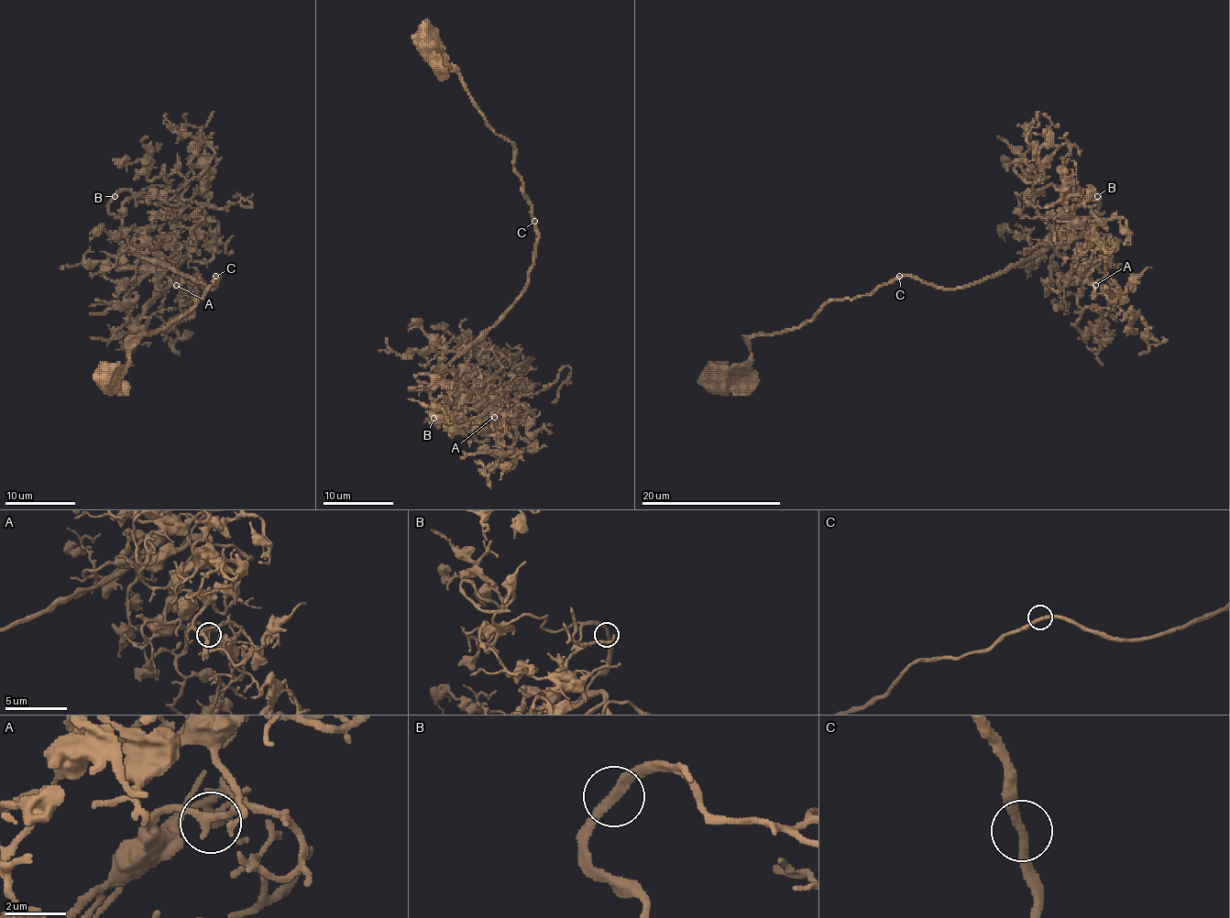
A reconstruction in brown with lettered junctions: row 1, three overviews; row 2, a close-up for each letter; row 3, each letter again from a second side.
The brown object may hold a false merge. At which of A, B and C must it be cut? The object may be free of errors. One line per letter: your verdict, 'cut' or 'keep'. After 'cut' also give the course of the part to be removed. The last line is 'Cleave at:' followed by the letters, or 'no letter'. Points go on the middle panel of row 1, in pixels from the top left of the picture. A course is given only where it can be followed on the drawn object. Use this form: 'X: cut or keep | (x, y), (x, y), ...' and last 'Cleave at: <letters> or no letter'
A: keep
B: keep
C: keep
Cleave at: no letter

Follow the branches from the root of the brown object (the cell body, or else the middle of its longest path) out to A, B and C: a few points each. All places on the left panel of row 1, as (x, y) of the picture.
A: (111, 376), (219, 279), (211, 289), (113, 235), (137, 229), (149, 243), (144, 264), (174, 258), (176, 285)
B: (111, 376), (219, 279), (211, 289), (136, 255), (113, 235), (115, 195)
C: (111, 376), (116, 376), (128, 364), (130, 350), (144, 335), (158, 332), (186, 314), (215, 276)

